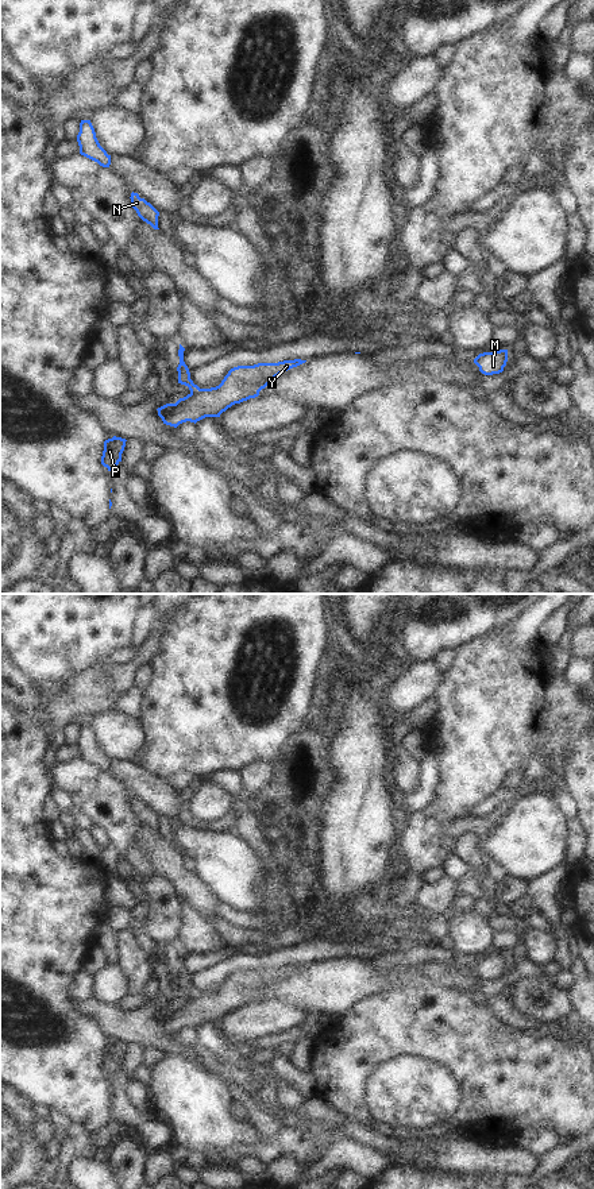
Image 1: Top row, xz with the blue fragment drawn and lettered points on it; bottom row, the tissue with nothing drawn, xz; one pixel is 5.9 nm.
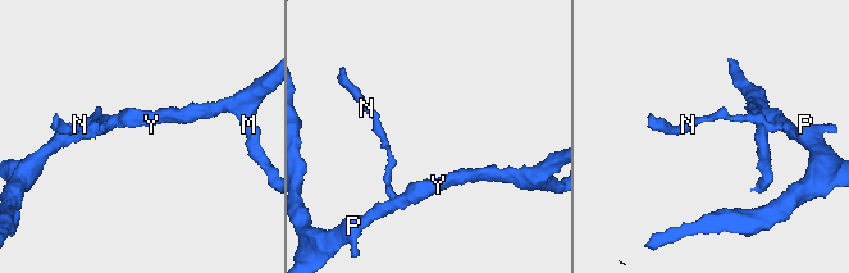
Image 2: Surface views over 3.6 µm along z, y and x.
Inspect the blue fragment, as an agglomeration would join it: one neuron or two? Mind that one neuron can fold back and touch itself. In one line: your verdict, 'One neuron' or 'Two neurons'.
Two neurons.

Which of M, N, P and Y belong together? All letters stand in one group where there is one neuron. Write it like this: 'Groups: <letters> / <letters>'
Groups: M P Y / N.

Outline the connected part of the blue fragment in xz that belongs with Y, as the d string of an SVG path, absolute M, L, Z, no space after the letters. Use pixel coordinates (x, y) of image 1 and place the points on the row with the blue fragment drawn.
M294 359L234 367L219 386L198 389L176 404L166 404L157 409L158 416L163 424L174 428L186 421L196 424L205 417L220 417L232 405L258 397L259 391L284 371L305 362Z

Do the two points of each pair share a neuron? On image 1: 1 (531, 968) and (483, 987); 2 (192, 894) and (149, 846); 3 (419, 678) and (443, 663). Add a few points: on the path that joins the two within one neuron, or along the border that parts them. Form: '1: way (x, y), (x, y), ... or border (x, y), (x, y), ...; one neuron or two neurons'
1: way (519, 972), (496, 987); one neuron
2: way (182, 881), (161, 859); one neuron
3: border (431, 659), (443, 672); two neurons

